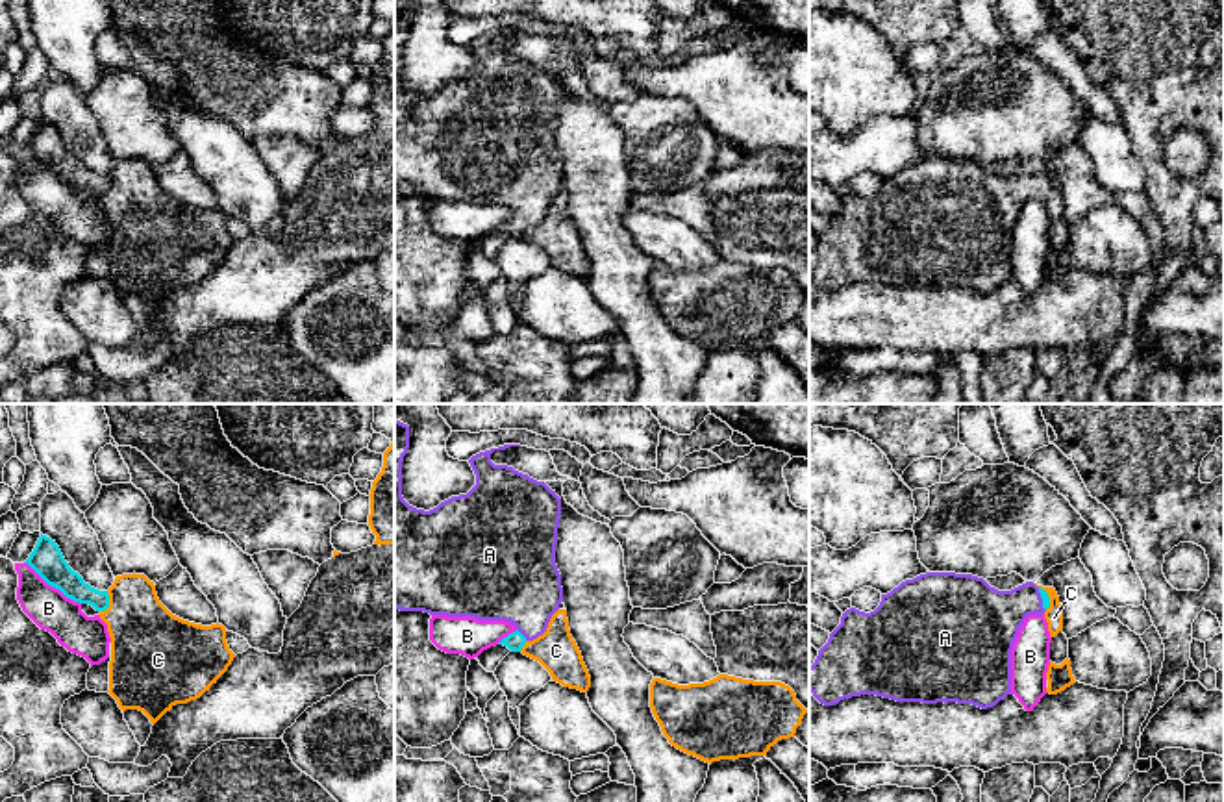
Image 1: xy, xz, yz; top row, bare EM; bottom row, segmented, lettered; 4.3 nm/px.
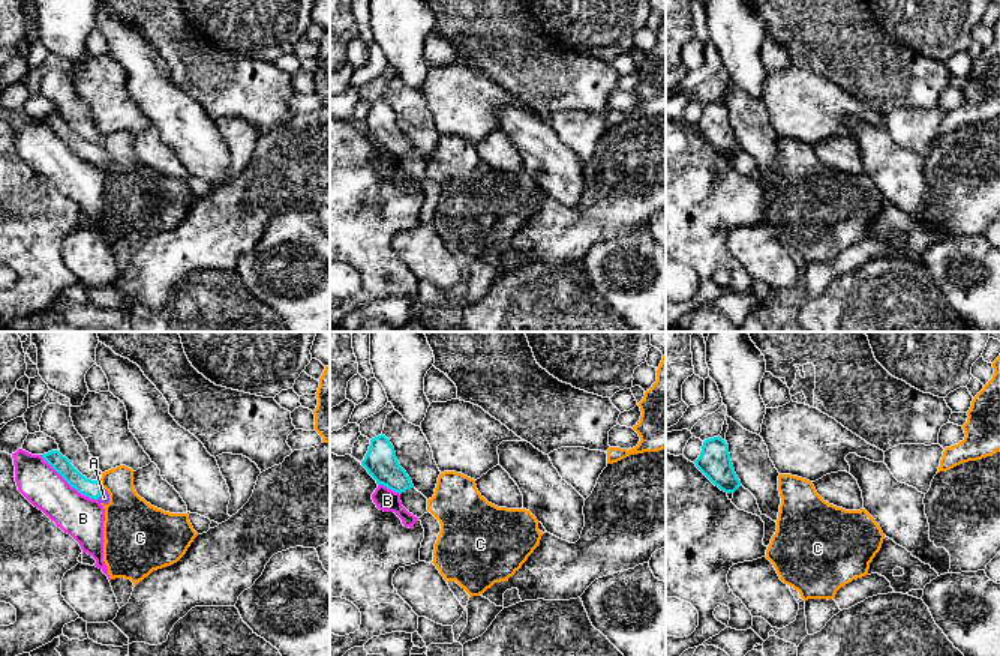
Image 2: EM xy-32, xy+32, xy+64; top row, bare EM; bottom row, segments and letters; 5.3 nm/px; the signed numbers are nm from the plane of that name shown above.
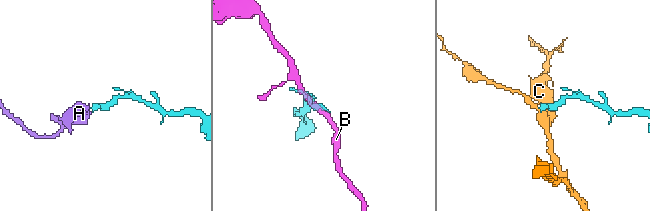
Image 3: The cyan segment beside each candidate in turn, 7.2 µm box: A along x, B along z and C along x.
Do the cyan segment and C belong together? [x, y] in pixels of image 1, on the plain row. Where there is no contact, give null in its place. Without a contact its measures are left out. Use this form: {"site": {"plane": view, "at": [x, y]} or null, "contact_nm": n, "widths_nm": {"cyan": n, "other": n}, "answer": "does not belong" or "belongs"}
{"site": {"plane": "xy", "at": [108, 187]}, "contact_nm": 100, "widths_nm": {"cyan": 120, "other": 320}, "answer": "does not belong"}

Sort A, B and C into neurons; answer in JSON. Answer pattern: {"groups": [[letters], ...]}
{"groups": [["A"], ["B"], ["C"]]}

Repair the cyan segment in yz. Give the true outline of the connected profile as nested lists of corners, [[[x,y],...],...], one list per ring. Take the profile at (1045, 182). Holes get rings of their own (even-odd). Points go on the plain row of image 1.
[[[920,159],[881,180],[881,187],[874,196],[865,198],[850,193],[843,198],[841,209],[830,219],[828,228],[809,252],[809,276],[824,291],[852,282],[876,280],[896,287],[957,287],[981,294],[993,293],[1011,280],[1011,235],[1020,211],[1028,200],[1044,200],[1048,193],[1048,178],[1033,167],[1011,176],[998,176],[972,159]]]

